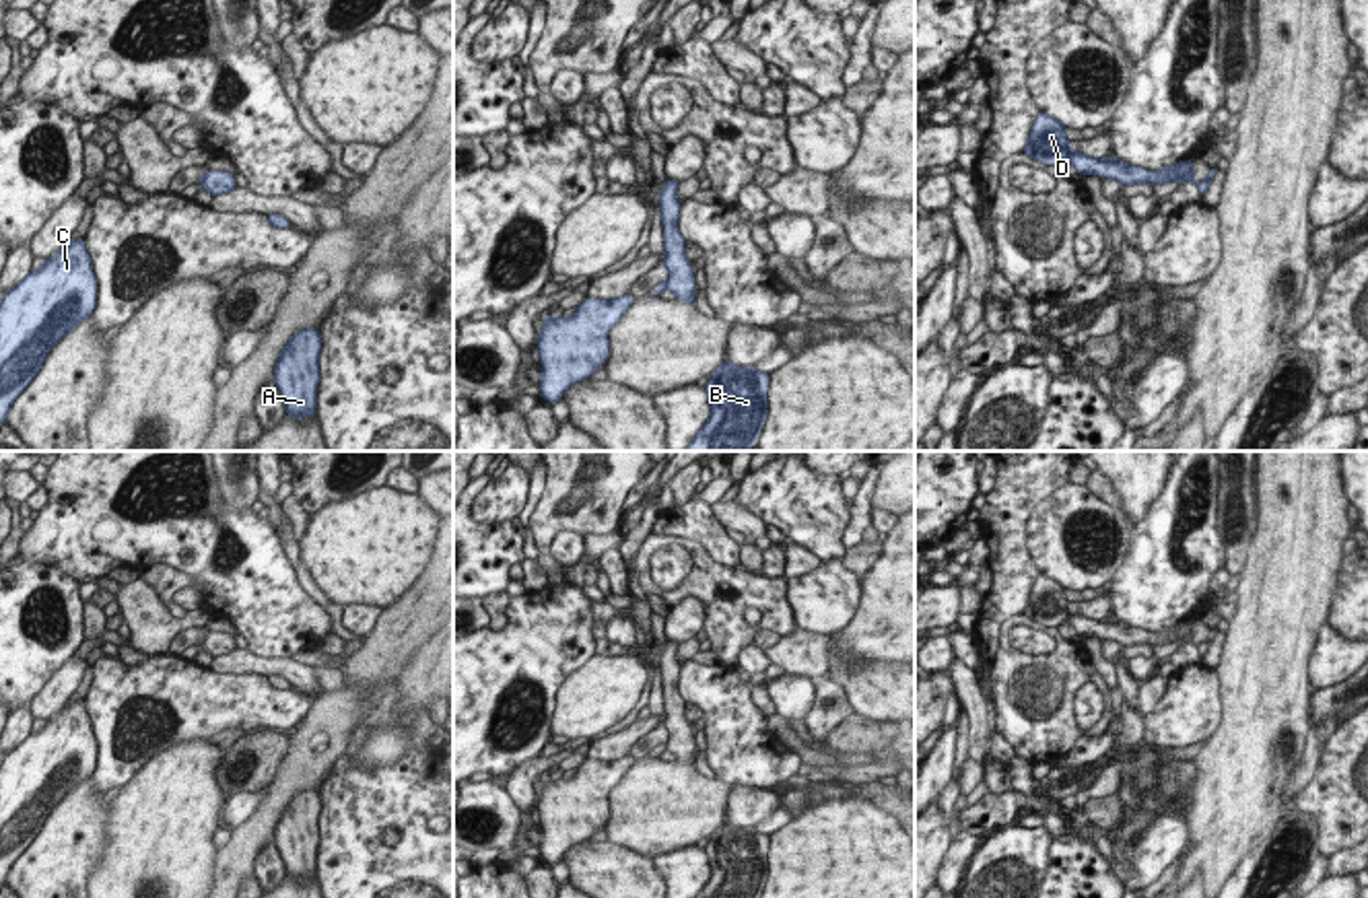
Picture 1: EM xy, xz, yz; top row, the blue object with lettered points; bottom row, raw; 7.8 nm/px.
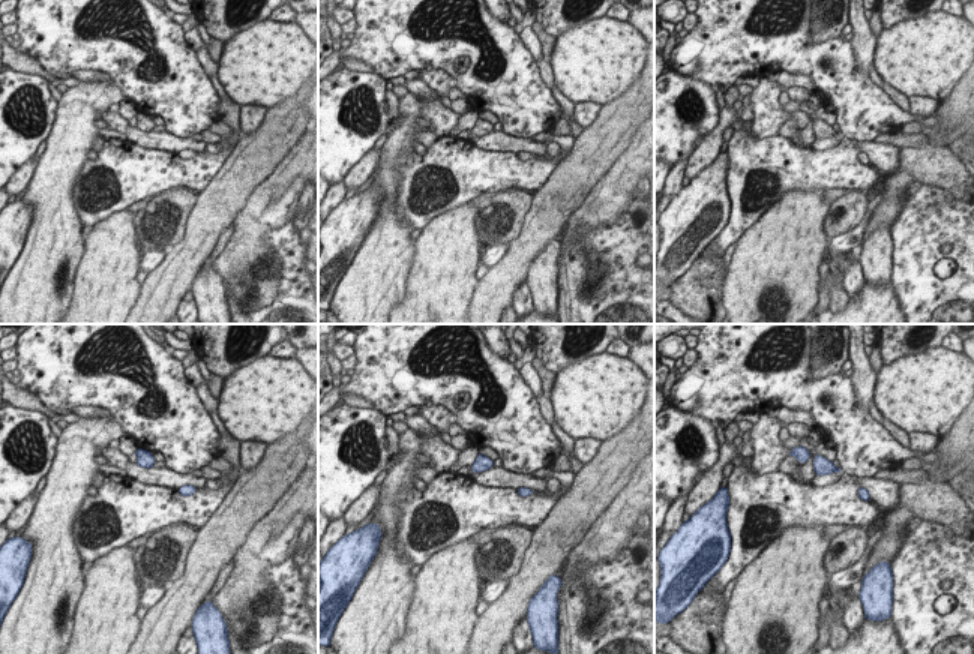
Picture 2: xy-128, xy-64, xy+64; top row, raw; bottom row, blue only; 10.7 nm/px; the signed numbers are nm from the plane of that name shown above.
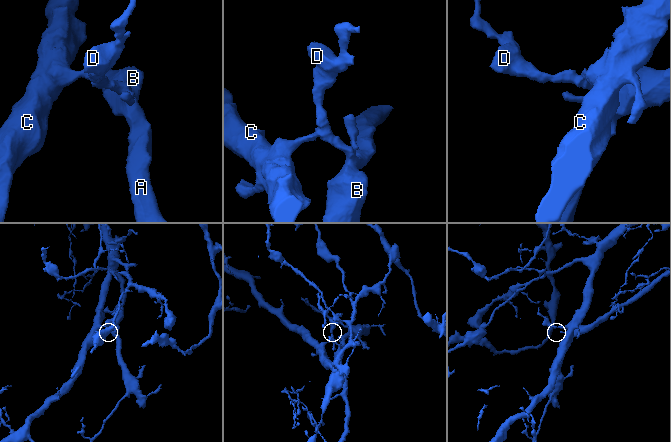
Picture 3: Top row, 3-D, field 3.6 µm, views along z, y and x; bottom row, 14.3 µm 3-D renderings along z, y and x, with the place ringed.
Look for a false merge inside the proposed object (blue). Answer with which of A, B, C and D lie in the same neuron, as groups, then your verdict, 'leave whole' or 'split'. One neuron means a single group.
A B D / C | split

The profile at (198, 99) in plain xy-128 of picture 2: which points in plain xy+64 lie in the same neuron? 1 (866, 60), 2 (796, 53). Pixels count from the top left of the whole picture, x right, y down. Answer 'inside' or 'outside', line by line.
1: outside
2: inside

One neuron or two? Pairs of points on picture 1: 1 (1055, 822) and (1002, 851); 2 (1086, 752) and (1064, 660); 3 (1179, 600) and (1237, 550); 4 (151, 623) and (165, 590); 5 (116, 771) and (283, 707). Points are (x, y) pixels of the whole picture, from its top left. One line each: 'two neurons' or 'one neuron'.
1: two neurons
2: two neurons
3: two neurons
4: two neurons
5: one neuron

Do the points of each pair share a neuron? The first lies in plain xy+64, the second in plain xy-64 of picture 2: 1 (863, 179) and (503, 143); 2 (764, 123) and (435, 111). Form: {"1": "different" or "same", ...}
{"1": "different", "2": "same"}

